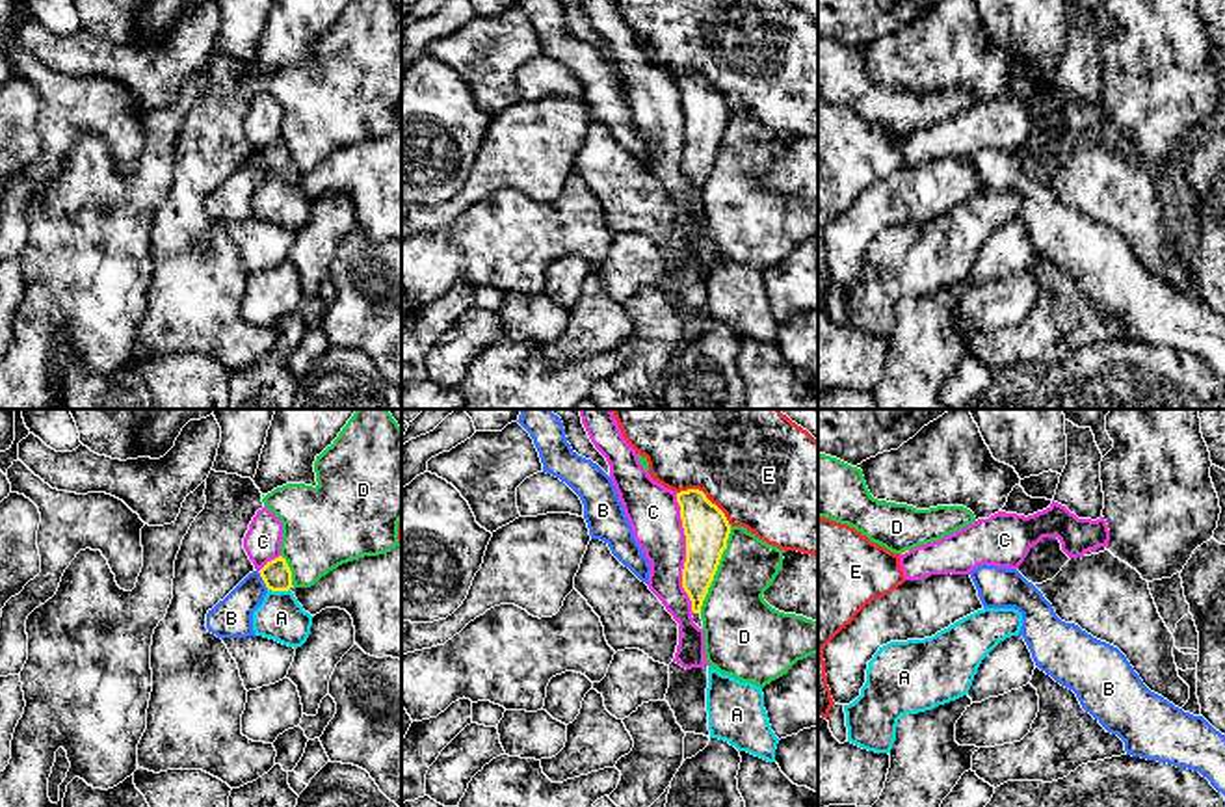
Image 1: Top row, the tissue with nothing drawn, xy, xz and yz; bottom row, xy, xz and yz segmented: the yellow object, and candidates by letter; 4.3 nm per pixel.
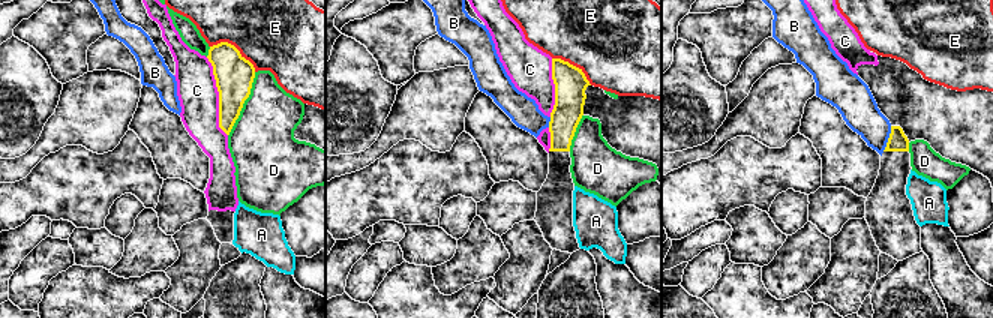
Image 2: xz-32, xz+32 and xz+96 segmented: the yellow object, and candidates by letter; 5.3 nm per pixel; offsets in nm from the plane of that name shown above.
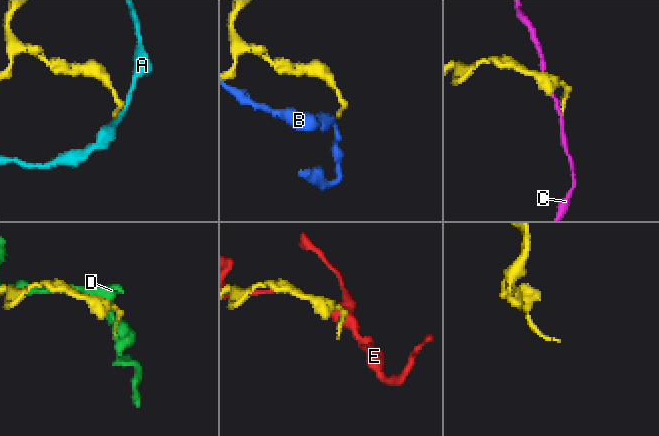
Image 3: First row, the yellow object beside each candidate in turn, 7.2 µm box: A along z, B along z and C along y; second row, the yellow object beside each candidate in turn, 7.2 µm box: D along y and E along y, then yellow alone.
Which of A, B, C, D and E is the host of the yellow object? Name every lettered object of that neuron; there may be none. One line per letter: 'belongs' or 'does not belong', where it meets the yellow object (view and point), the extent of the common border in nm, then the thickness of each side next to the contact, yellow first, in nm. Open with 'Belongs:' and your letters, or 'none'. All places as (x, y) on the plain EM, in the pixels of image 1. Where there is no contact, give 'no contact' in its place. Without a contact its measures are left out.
Belongs: none
A: does not belong; contact xy (279, 173); length 100 nm; calibres 130 and 200 nm
B: does not belong; contact xy (263, 162); length 90 nm; calibres 130 and 180 nm
C: does not belong; contact xz (686, 136); length 550 nm; calibres 190 and 220 nm
D: does not belong; contact xz (716, 153); length 400 nm; calibres 190 and 300 nm
E: does not belong; contact xz (705, 80); length 280 nm; calibres 190 and 460 nm

